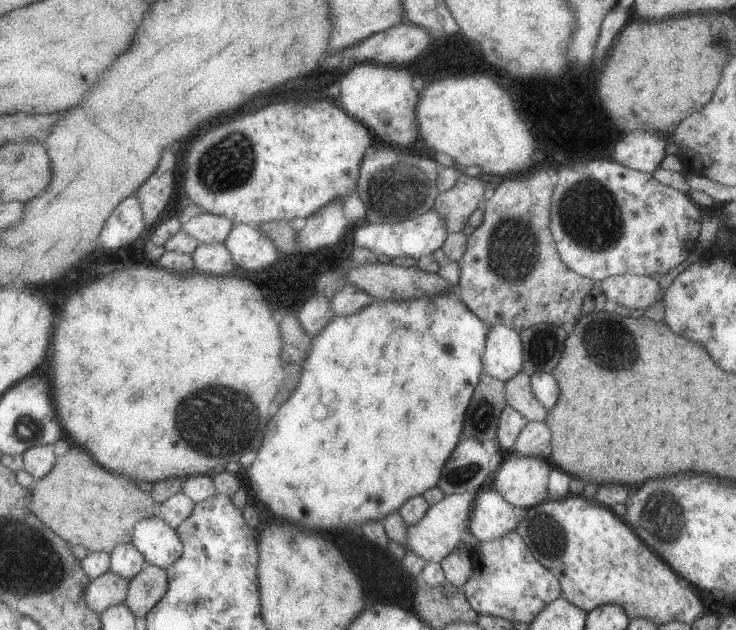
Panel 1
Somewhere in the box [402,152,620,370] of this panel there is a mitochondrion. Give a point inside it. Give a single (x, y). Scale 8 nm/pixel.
(514, 252)

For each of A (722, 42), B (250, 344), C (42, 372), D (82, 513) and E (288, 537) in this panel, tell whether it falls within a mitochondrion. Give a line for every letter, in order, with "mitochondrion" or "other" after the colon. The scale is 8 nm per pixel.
A: mitochondrion
B: other
C: other
D: other
E: mitochondrion

